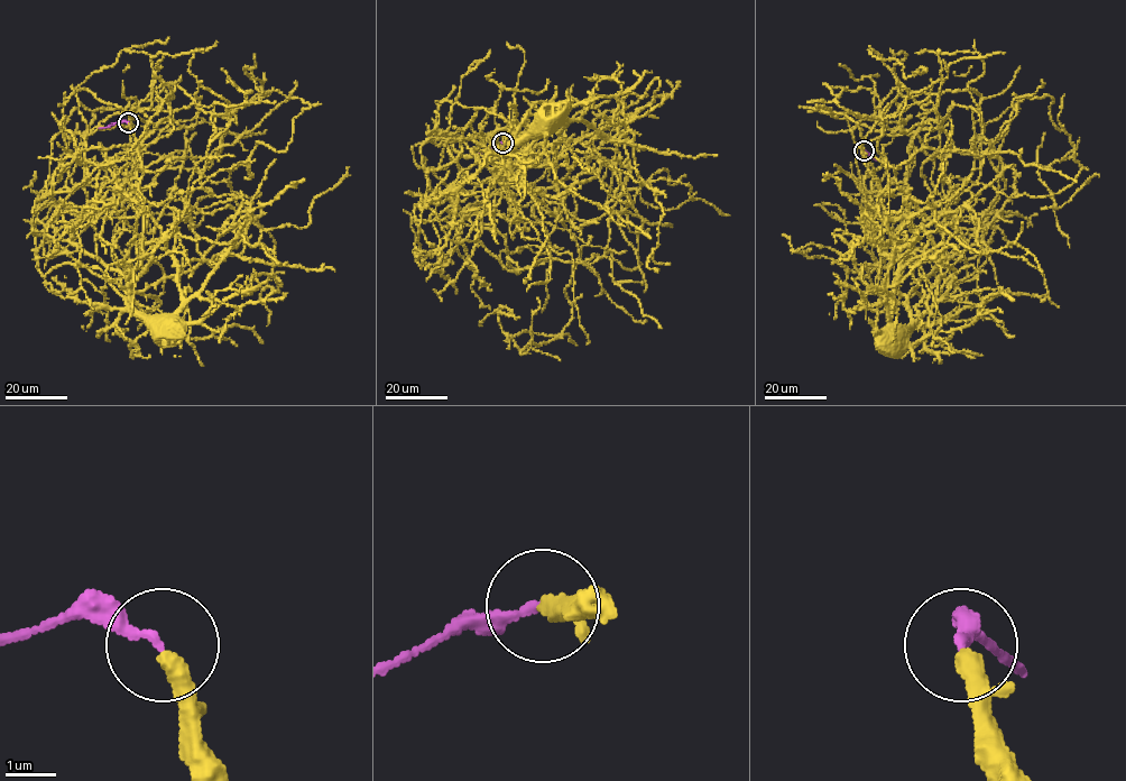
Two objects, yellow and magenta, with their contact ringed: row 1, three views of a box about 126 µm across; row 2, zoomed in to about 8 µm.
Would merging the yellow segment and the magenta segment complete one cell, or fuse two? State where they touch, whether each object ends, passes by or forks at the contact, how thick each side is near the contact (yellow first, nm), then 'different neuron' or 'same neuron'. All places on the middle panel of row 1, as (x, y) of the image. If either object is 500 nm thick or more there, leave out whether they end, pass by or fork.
at (502, 143); yellow ends there; magenta ends there; 400 nm thick on the yellow side, 190 nm on the other; different neuron

